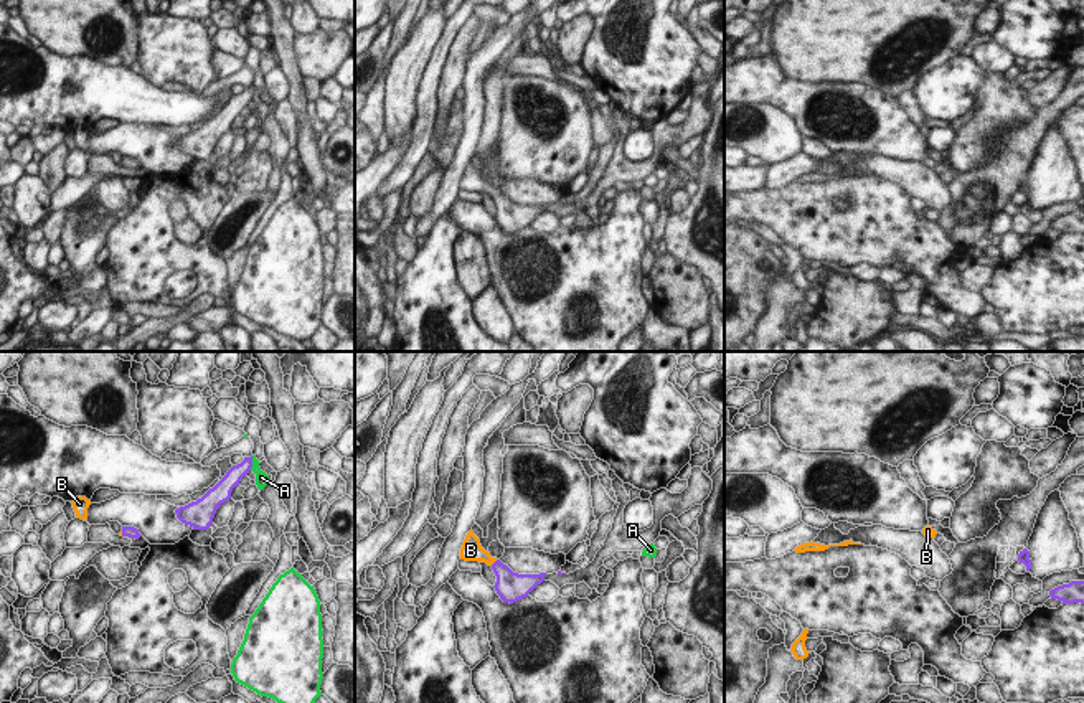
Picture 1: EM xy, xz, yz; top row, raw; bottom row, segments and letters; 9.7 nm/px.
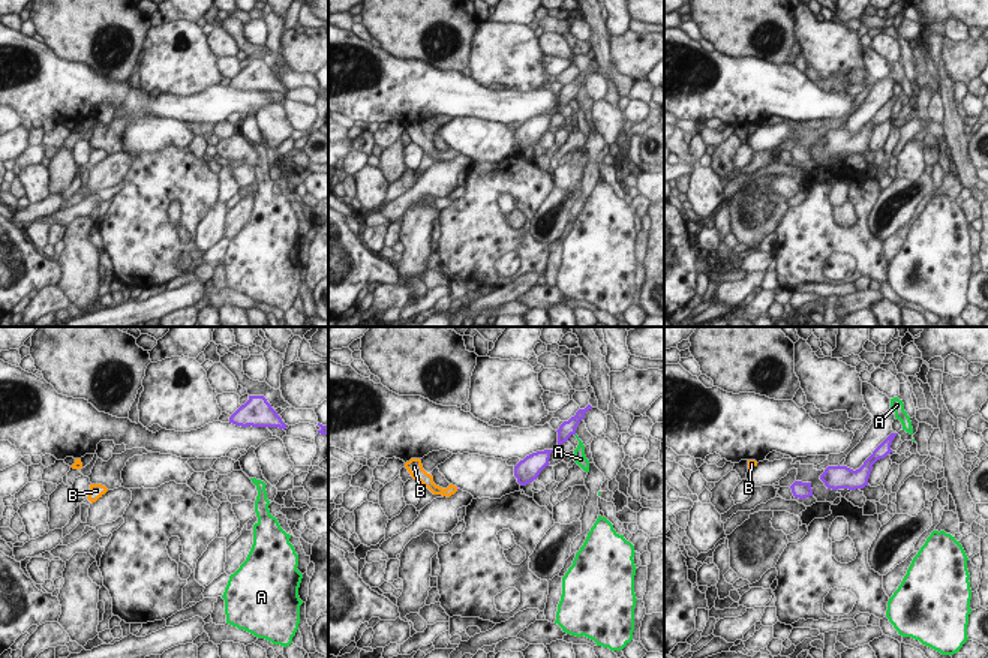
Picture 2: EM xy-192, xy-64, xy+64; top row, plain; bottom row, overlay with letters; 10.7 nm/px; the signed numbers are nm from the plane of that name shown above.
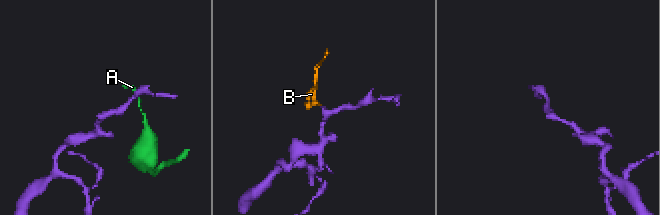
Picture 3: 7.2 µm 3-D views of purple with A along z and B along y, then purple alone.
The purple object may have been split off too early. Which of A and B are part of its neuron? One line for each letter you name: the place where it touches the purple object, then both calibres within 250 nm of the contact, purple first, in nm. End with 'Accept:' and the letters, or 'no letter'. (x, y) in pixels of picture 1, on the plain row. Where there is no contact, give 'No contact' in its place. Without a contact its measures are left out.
B: Touches purple at xz (495, 192). Thickness 240 nm (purple) against 190 nm
Accept: B.

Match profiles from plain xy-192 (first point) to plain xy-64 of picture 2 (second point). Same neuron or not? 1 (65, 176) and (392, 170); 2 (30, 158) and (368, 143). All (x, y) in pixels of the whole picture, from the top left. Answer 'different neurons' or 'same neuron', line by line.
1: same neuron
2: different neurons

